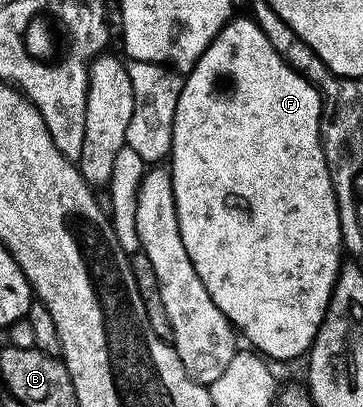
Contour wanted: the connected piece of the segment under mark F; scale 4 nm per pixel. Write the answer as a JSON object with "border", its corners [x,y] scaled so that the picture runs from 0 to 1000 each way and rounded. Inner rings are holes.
{"border":[[[650,39],[584,101],[556,147],[545,147],[540,165],[507,192],[501,236],[490,246],[490,275],[479,285],[468,425],[490,511],[490,541],[501,560],[501,600],[512,600],[512,619],[523,619],[523,639],[556,698],[567,698],[567,717],[579,717],[590,747],[612,757],[617,774],[639,789],[642,803],[667,823],[669,838],[675,830],[678,838],[697,840],[708,850],[697,853],[752,892],[793,889],[802,880],[832,877],[835,882],[857,862],[871,843],[882,799],[904,771],[915,720],[942,646],[950,641],[945,634],[953,634],[937,514],[920,452],[909,442],[909,413],[898,403],[898,373],[882,332],[882,287],[890,273],[893,248],[882,243],[882,229],[807,162],[788,157],[788,147],[777,147],[766,128],[755,128],[755,108],[744,108],[733,79],[722,79],[716,61],[691,42]],[[606,192],[628,201],[628,231],[603,231]]]}

